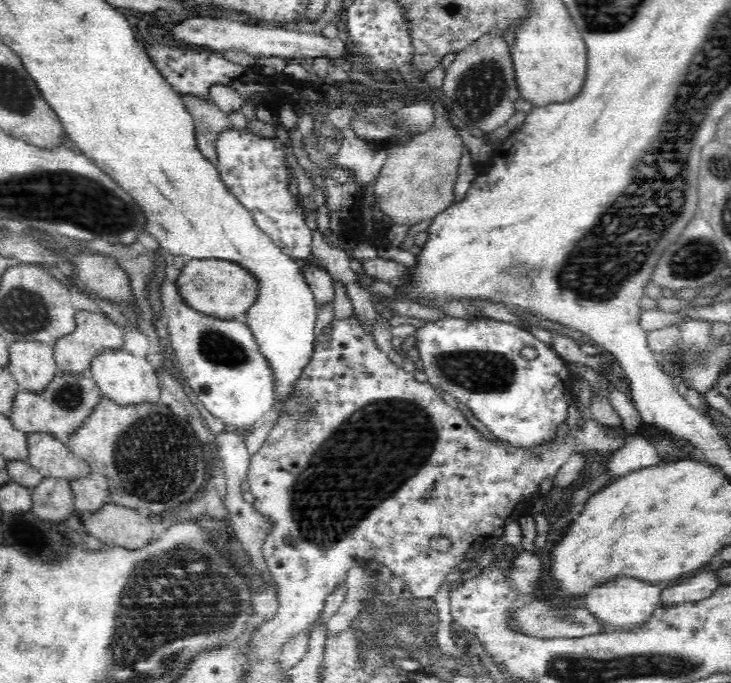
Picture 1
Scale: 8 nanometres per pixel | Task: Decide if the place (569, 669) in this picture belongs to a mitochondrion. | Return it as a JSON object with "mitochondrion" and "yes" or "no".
{"mitochondrion":"yes"}

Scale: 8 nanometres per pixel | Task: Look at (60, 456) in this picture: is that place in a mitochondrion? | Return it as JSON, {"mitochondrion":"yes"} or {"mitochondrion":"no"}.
{"mitochondrion":"no"}

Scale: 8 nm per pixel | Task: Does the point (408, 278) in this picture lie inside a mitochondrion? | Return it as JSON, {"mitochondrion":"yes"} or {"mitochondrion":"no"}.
{"mitochondrion":"no"}

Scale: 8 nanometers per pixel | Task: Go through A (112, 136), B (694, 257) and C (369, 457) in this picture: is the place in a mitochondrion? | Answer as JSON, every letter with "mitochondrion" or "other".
{"A":"other","B":"mitochondrion","C":"mitochondrion"}

